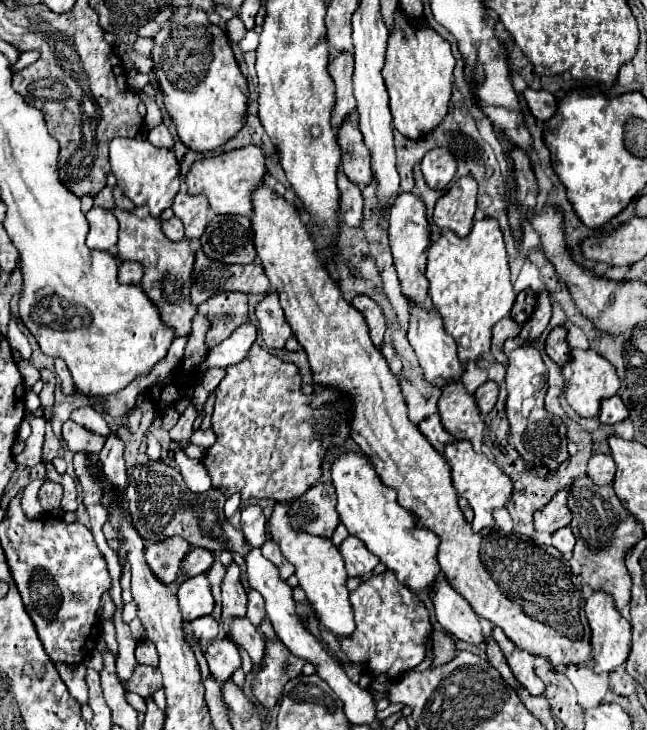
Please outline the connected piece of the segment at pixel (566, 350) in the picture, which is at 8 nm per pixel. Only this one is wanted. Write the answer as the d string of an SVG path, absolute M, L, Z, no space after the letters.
M558 326L550 332L548 340L546 340L546 352L552 360L556 360L556 364L564 366L566 362L570 362L570 346L566 342L566 328Z

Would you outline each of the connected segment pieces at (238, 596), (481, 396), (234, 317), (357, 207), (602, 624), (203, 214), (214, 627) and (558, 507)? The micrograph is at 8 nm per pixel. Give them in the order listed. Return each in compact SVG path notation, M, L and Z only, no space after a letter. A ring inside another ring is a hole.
M234 562L226 568L226 576L222 582L222 628L230 640L230 622L234 618L246 616L246 598L248 594L240 584L240 568Z
M486 382L482 384L476 392L474 392L474 398L476 398L476 404L480 408L482 414L488 414L494 404L496 404L496 398L498 398L498 384L496 382Z
M220 292L200 304L198 312L210 318L212 326L206 334L206 344L212 348L248 320L248 296L242 292Z
M342 172L338 174L338 188L340 188L340 218L344 224L358 228L362 224L362 208L364 208L360 188L356 184L350 184L350 180Z
M594 592L588 600L586 600L586 618L588 624L592 628L592 660L594 660L594 672L612 672L616 670L620 664L626 662L628 652L630 652L630 624L628 620L622 618L622 614L616 610L612 596L608 596L606 592Z
M178 192L172 204L174 214L184 224L184 236L186 238L200 238L206 224L208 224L208 200L204 194L190 196L184 192Z
M204 616L204 618L192 620L190 626L192 626L194 636L196 636L200 642L212 642L212 640L218 636L218 632L220 632L220 622L214 620L212 616Z
M560 490L540 512L534 514L534 526L538 532L550 532L552 534L552 532L570 524L572 514L566 506L566 500L568 500L568 492Z

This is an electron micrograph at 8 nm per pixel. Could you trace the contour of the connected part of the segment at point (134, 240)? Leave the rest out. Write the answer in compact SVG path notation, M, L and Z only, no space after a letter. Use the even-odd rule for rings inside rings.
M146 206L134 208L132 212L126 210L112 210L120 222L118 230L118 254L120 260L136 260L144 266L142 290L146 296L156 304L164 324L172 328L178 336L190 336L192 332L192 318L196 314L196 306L190 304L190 286L192 286L192 264L194 264L194 250L190 248L188 240L172 242L160 230L160 220L152 218Z

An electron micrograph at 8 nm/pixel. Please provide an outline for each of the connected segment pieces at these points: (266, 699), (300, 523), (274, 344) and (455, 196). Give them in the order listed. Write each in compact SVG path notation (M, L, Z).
M280 640L266 642L264 662L262 662L260 670L256 670L256 678L252 682L252 692L254 692L256 700L266 708L276 706L284 684L290 678L298 676L302 672L304 664L306 662L292 656Z
M330 482L314 484L304 496L288 504L288 512L292 528L322 538L330 538L340 524L336 512L336 494Z
M270 292L268 296L264 296L264 300L256 306L256 316L258 316L260 332L266 346L282 350L286 340L292 336L292 328L284 316L284 310L280 306L276 292Z
M470 176L456 180L450 190L436 202L434 222L438 228L456 232L460 238L472 230L476 210L476 180Z

